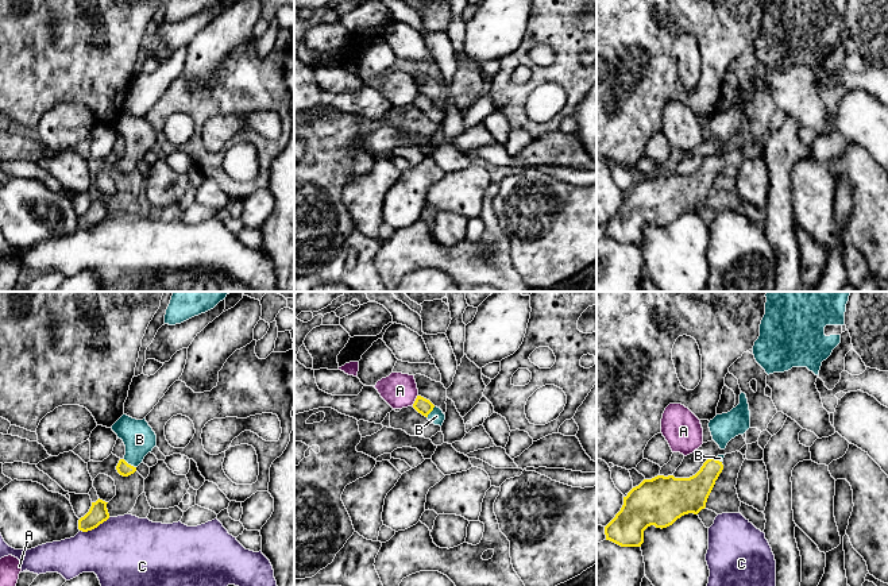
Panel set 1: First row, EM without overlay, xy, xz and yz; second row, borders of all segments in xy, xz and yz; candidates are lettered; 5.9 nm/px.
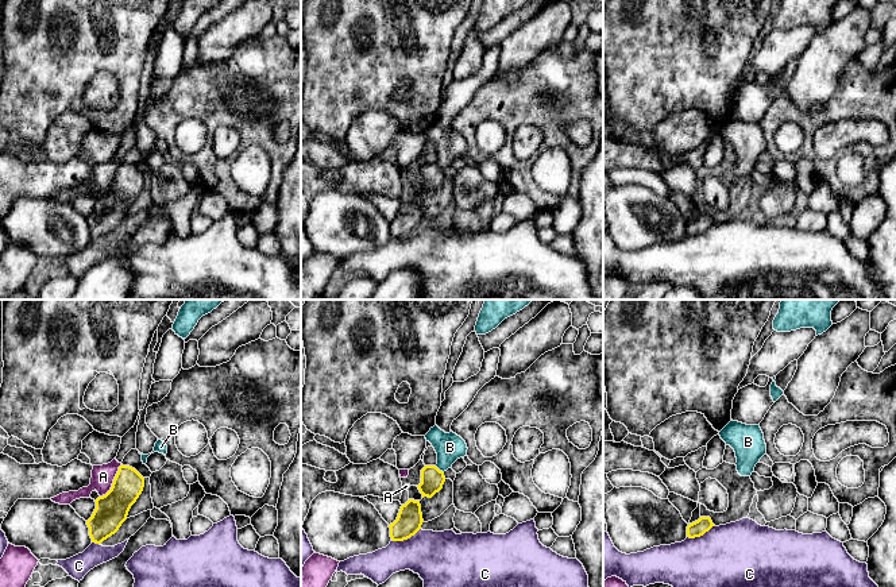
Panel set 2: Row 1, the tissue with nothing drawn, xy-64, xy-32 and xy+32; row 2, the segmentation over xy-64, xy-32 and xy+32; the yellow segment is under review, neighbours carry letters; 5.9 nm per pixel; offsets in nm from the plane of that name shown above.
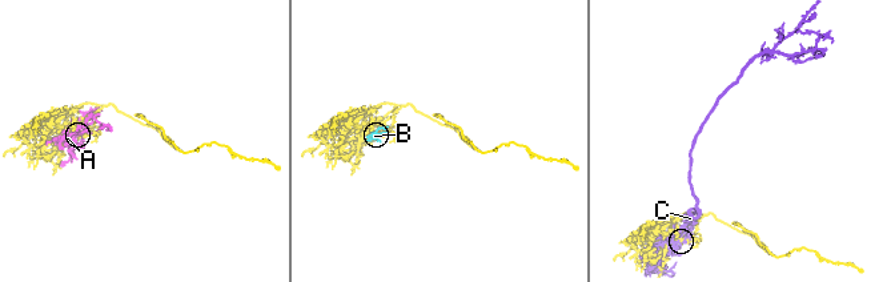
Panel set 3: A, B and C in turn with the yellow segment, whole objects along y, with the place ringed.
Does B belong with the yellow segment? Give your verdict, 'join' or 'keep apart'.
join

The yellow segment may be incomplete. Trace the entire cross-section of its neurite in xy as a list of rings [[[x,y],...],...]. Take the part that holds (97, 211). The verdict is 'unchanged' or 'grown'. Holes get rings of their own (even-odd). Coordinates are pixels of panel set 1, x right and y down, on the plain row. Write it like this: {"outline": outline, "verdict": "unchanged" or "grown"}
{"outline": [[[100,196],[96,200],[92,200],[89,209],[78,217],[78,227],[88,230],[107,219],[109,216],[107,201],[108,200]]], "verdict": "unchanged"}

